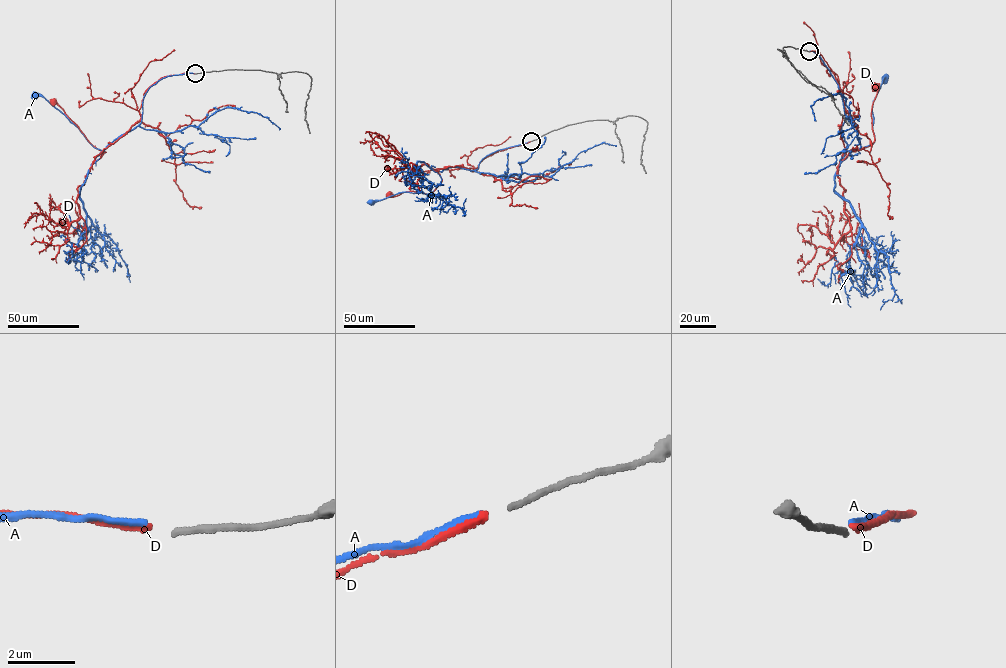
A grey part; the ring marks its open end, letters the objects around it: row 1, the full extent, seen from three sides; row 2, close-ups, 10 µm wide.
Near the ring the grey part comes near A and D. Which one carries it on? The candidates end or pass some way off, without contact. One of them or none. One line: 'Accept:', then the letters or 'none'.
Accept: none

